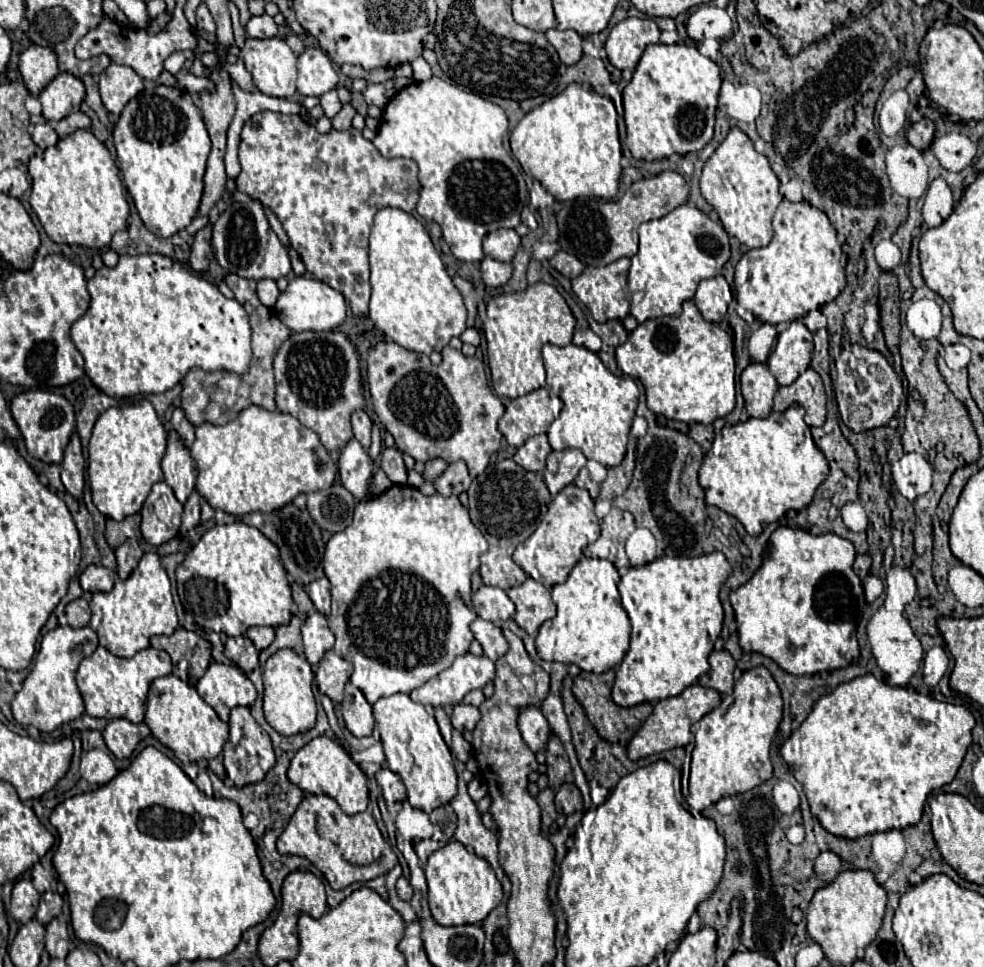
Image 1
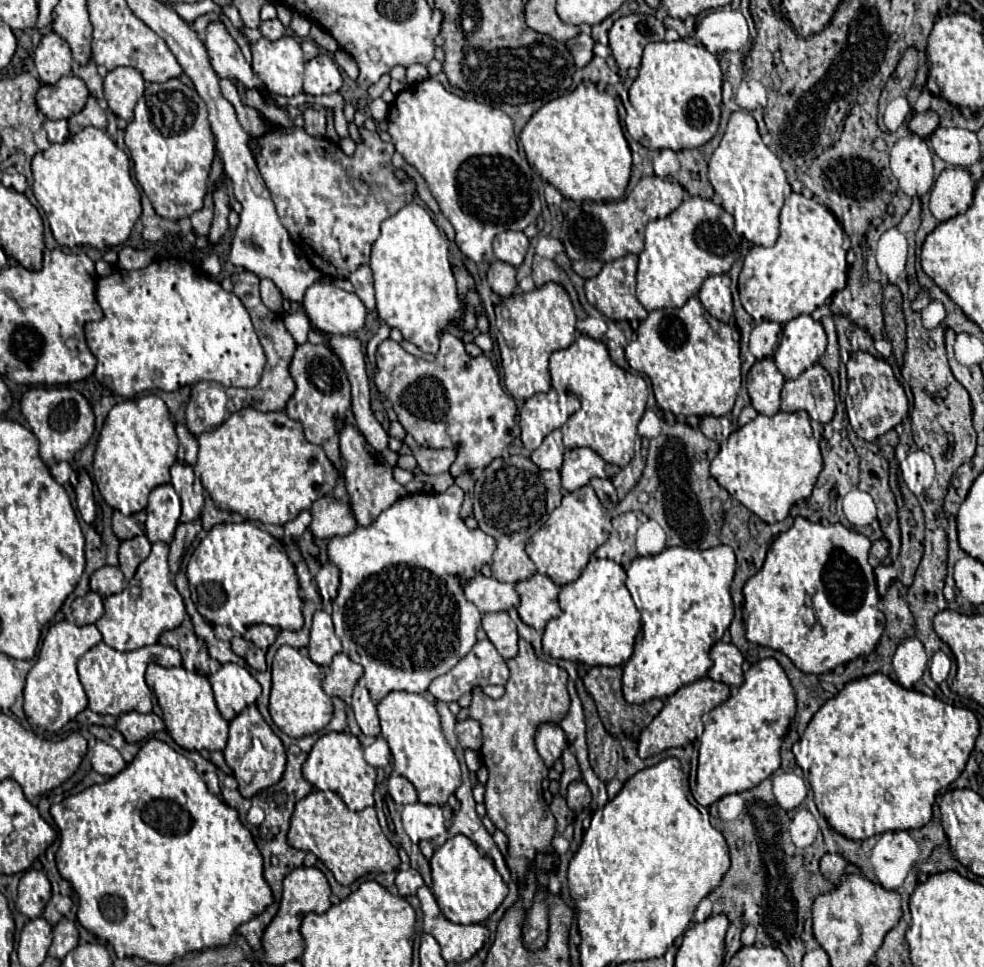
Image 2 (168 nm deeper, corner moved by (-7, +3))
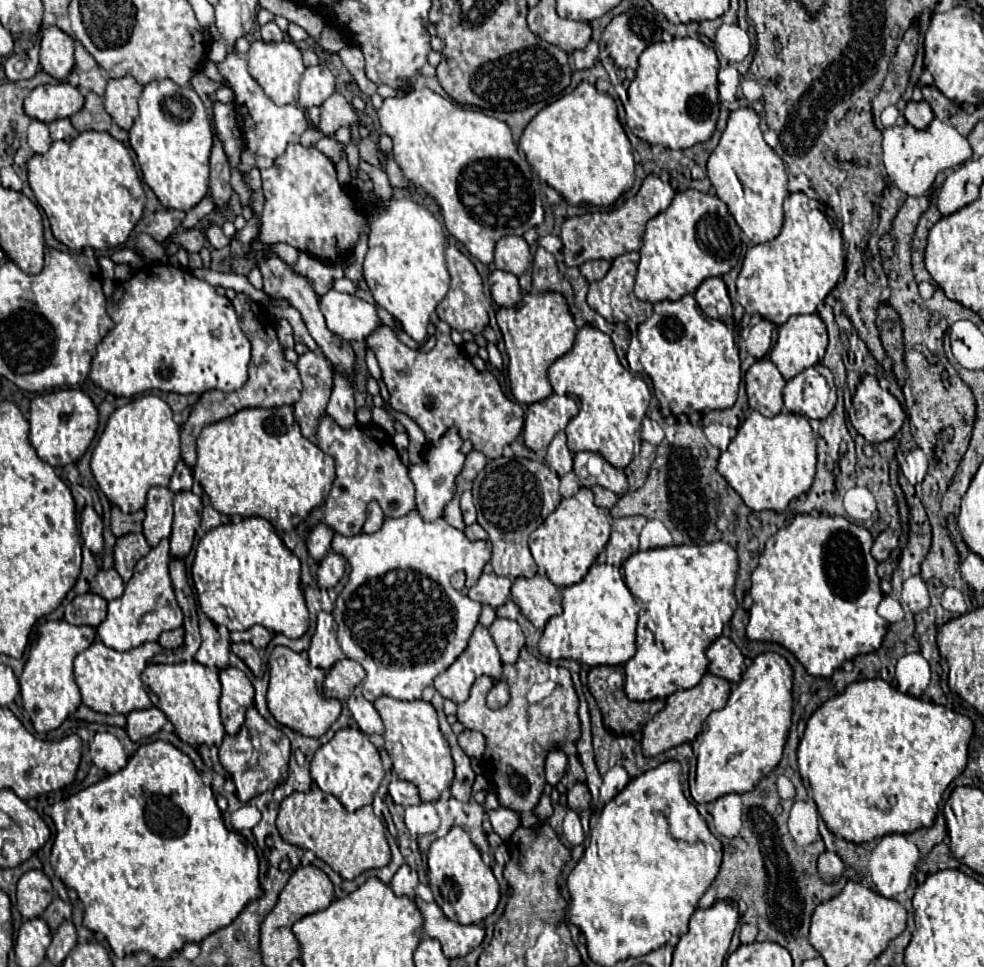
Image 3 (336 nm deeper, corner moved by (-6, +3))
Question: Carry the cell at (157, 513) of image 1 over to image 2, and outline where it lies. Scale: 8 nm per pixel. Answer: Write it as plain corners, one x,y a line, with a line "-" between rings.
169,483
155,487
149,495
147,505
147,521
145,521
147,539
151,543
157,541
171,543
173,533
179,525
179,515
181,515
181,501
175,489

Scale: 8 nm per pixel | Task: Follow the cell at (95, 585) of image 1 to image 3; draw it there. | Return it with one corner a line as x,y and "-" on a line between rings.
100,569
90,583
90,592
98,593
106,601
112,601
124,593
124,581
120,579
116,569

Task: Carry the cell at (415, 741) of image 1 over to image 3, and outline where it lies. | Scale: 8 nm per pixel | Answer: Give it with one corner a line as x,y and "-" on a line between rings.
378,697
374,707
384,721
384,749
392,757
394,773
404,781
414,783
422,801
438,801
440,795
452,785
454,759
446,739
440,733
436,709
422,699
400,701
394,697

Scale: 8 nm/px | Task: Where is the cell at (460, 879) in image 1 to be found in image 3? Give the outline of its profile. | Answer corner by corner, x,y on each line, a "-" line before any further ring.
452,827
446,837
440,837
430,845
428,879
434,901
440,905
444,915
462,925
484,921
490,913
494,913
500,901
500,887
492,869
482,861
480,851
470,841
470,835
460,827

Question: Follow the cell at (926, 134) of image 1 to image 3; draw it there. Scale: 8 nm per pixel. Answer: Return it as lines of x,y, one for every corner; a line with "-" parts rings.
910,101
910,103
906,105
906,109
904,109
904,117
906,117
906,121
908,121
912,127
916,127
916,129
926,129
926,127
932,123
934,113
932,113
932,109
930,109
930,105
928,105
926,101
920,101
920,103

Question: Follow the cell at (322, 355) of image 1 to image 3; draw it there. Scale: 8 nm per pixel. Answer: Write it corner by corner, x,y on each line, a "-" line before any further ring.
306,351
296,363
304,389
302,399
294,405
294,419
298,421
302,435
306,439
314,437
322,415
326,413
326,403
334,387
334,371
328,359
320,351

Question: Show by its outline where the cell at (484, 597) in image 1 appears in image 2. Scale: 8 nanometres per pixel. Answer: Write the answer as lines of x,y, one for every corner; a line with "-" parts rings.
475,575
465,587
465,597
477,605
481,613
509,611
519,605
519,595
511,583
501,583
495,577

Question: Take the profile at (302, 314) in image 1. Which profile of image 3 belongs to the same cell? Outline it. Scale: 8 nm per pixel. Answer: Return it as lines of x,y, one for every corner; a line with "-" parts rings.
330,289
320,297
320,311
328,329
340,335
344,341
366,339
380,325
372,303
356,295
338,293
336,289

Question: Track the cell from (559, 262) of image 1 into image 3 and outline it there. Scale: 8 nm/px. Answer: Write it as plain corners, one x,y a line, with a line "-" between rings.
598,259
598,261
586,261
584,265
580,265
580,273
588,279
588,281
598,281
602,279
610,269
610,261

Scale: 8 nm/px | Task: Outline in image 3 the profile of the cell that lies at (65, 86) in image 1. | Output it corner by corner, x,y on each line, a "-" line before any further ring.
70,83
38,85
24,101
24,111
38,121
50,123
54,119
72,117
84,105
84,95

